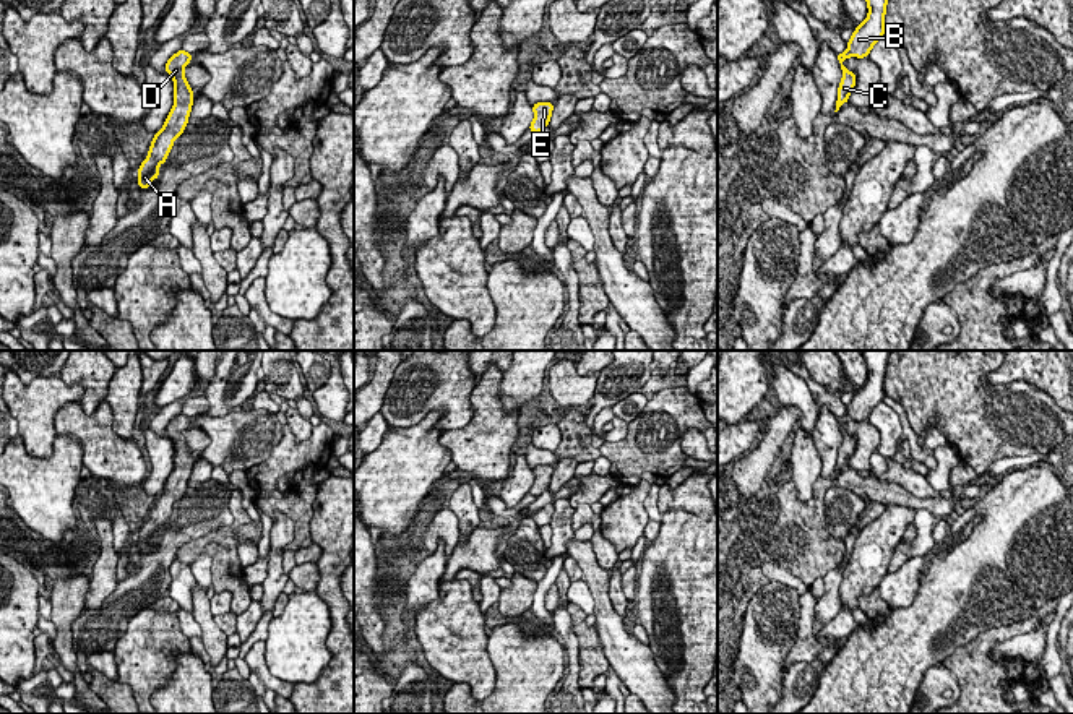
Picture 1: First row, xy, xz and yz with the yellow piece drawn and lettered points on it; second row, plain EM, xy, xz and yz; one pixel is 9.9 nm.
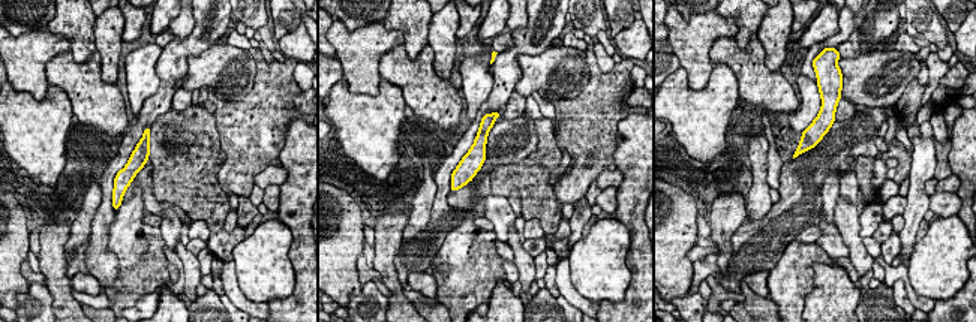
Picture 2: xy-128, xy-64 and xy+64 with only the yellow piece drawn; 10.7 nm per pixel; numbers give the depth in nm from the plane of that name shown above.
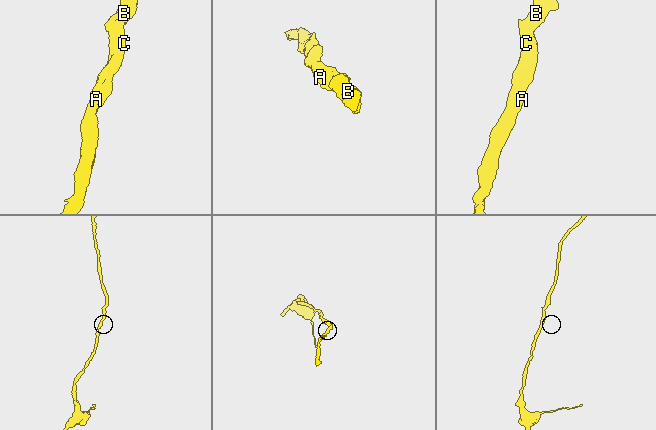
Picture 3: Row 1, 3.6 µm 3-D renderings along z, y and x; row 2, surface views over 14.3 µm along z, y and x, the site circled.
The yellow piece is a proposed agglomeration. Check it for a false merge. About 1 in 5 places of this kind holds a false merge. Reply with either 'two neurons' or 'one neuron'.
one neuron

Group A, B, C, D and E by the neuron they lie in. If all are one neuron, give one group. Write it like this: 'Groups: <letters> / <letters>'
Groups: A B C D E

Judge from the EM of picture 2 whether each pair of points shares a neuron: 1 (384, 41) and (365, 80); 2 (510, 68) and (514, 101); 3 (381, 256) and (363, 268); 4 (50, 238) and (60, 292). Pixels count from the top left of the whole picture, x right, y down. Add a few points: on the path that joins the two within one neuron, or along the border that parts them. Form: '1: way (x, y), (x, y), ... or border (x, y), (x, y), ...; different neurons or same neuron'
1: way (375, 50), (365, 60), (365, 71); same neuron
2: border (514, 92), (501, 113); different neurons
3: border (372, 268), (381, 277); different neurons
4: way (53, 252), (56, 279); same neuron

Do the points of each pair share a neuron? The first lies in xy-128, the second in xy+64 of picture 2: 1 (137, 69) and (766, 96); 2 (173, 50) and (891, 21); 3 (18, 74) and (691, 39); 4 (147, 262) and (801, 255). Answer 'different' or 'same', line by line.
1: different
2: same
3: same
4: same

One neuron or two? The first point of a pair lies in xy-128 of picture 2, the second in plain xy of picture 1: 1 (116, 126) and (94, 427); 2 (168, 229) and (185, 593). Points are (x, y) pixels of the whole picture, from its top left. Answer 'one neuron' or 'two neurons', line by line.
1: one neuron
2: one neuron

